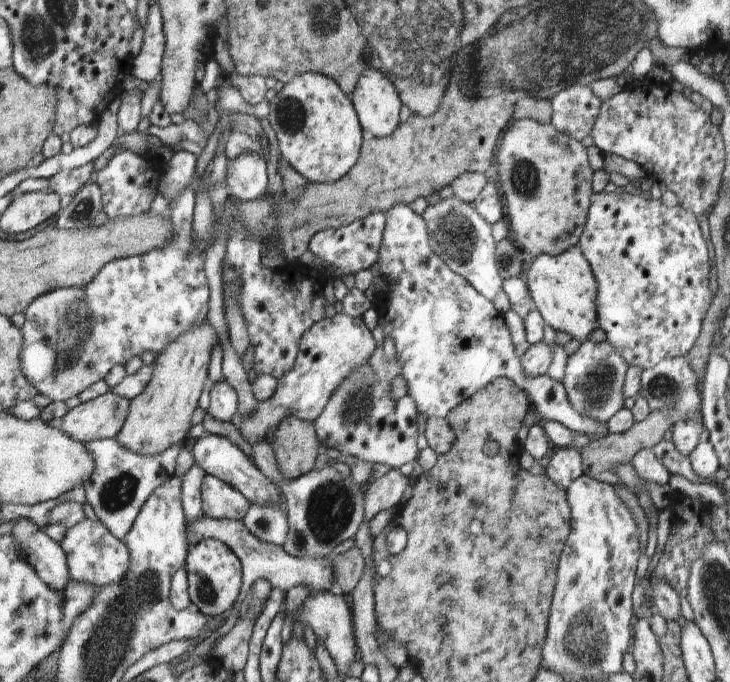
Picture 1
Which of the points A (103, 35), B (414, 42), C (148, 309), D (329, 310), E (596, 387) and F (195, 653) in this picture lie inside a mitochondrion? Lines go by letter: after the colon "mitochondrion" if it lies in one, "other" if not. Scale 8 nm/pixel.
A: other
B: mitochondrion
C: other
D: other
E: mitochondrion
F: other

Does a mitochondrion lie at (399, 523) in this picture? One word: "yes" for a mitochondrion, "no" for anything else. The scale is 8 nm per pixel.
no

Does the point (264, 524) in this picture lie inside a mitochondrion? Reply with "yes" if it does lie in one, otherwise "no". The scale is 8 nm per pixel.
yes

